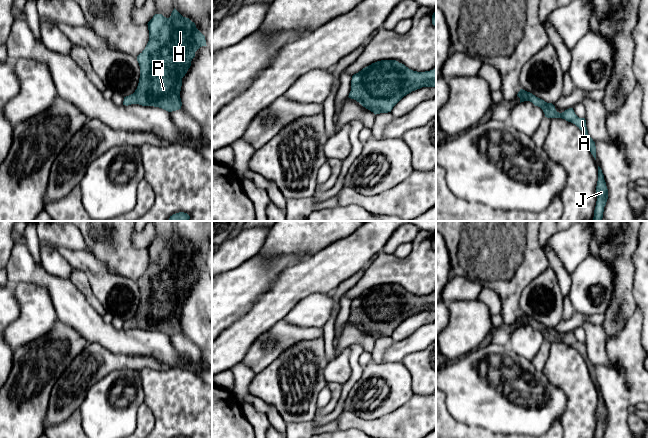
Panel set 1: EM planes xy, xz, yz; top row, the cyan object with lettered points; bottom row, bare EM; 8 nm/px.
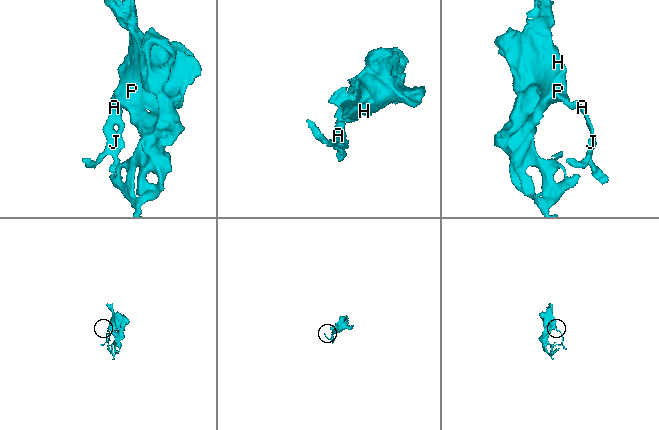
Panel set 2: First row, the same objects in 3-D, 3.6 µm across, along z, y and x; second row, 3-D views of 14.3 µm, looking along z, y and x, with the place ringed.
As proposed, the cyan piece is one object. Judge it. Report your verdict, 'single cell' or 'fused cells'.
single cell

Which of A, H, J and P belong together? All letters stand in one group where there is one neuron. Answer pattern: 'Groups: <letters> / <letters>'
Groups: A H J P

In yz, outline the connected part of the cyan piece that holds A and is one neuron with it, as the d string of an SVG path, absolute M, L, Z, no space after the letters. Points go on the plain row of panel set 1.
M520 313L517 320L520 322L520 327L524 326L524 325L530 325L535 330L540 331L543 334L545 341L547 341L547 342L562 342L568 346L575 348L584 358L584 360L588 366L590 376L596 384L596 370L595 370L595 366L588 358L588 354L586 351L586 344L585 344L585 342L579 342L575 338L573 332L569 332L569 333L565 334L564 336L559 337L556 335L555 330L552 327L547 327L544 324L536 321L532 317L527 316L523 313Z

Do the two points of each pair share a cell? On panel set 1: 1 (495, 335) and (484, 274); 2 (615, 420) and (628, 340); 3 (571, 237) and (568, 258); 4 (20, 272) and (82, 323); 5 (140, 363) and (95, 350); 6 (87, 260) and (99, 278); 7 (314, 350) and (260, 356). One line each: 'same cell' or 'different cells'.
1: different cells
2: same cell
3: same cell
4: same cell
5: same cell
6: same cell
7: different cells

